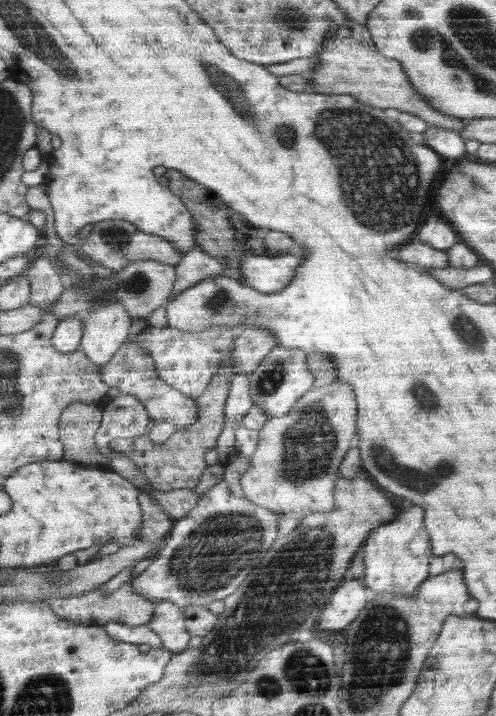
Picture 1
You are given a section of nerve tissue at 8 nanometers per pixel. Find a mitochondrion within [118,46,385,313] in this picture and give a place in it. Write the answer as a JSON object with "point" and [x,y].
{"point":[227,85]}

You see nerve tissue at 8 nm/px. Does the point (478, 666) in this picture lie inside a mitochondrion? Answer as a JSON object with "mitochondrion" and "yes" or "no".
{"mitochondrion":"no"}

